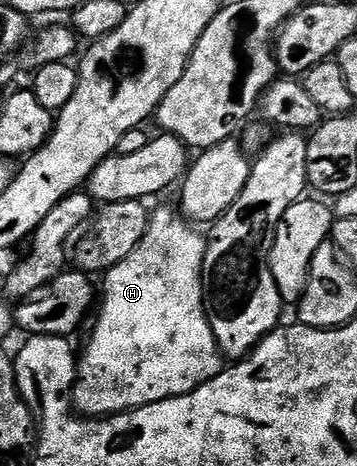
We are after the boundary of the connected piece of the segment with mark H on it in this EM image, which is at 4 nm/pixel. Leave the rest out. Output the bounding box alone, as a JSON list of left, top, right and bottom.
[73,206,225,418]

